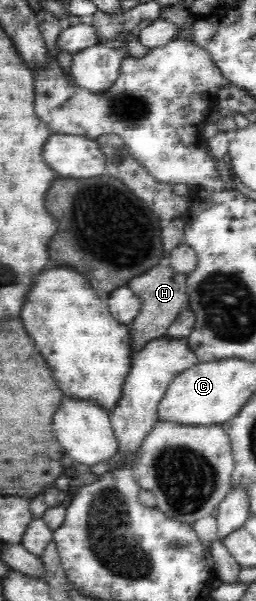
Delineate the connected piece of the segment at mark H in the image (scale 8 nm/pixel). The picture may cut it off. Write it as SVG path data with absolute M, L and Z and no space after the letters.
M155 265L146 273L132 278L127 283L130 289L140 298L141 307L136 318L128 323L130 333L130 347L132 355L136 355L148 341L162 335L167 335L168 328L172 321L185 308L189 307L189 295L187 294L187 275L175 272L170 265Z

